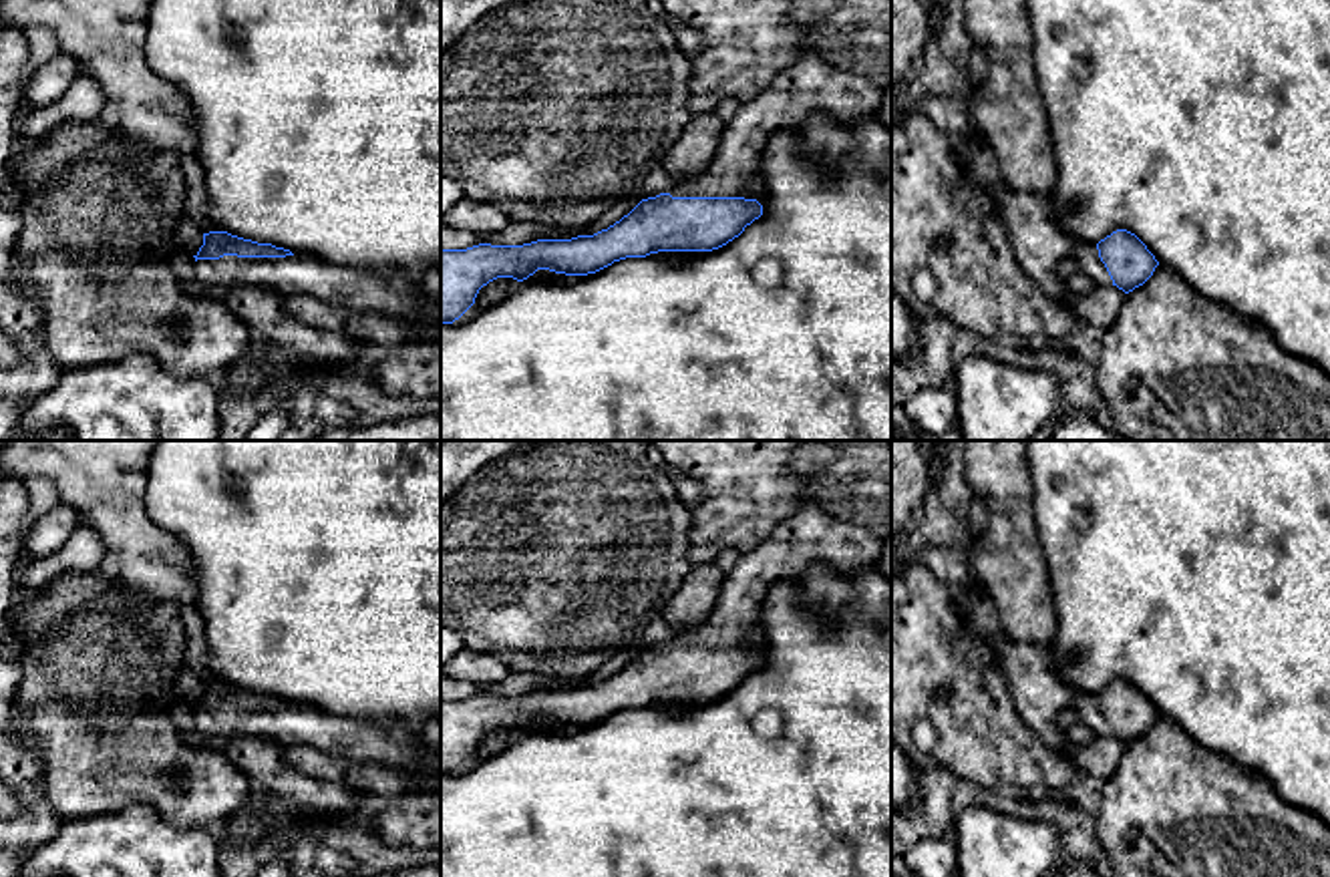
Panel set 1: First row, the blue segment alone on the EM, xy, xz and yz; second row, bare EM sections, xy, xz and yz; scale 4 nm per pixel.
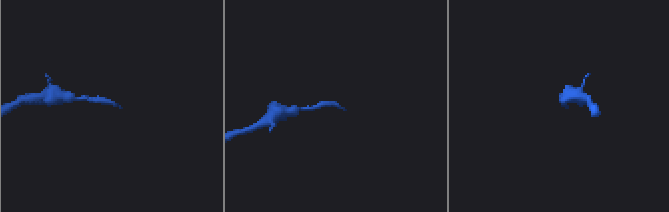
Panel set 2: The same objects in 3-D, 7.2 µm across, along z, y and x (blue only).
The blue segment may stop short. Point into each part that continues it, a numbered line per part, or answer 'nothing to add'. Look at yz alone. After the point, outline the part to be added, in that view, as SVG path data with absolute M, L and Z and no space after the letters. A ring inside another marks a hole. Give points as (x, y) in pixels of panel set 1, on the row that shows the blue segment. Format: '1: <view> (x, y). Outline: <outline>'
1: yz (1085, 256). Outline: M1078 241L1070 253L1070 259L1078 266L1078 272L1083 272L1095 286L1113 286L1113 280L1099 257L1095 243Z

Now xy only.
1: xy (393, 294). Outline: M304 253L197 259L195 276L215 294L233 286L258 286L280 296L306 294L356 314L382 318L406 318L423 300L423 282L410 280L402 270L382 274L342 268Z

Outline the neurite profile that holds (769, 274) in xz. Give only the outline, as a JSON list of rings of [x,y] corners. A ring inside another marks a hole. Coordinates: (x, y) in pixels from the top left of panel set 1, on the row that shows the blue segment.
[[[815,113],[807,123],[777,131],[769,139],[761,183],[763,193],[755,199],[763,205],[763,215],[718,249],[680,251],[676,257],[658,251],[614,261],[588,276],[555,282],[523,280],[501,304],[481,310],[471,322],[441,324],[441,441],[891,441],[891,131],[877,117],[849,127]]]

